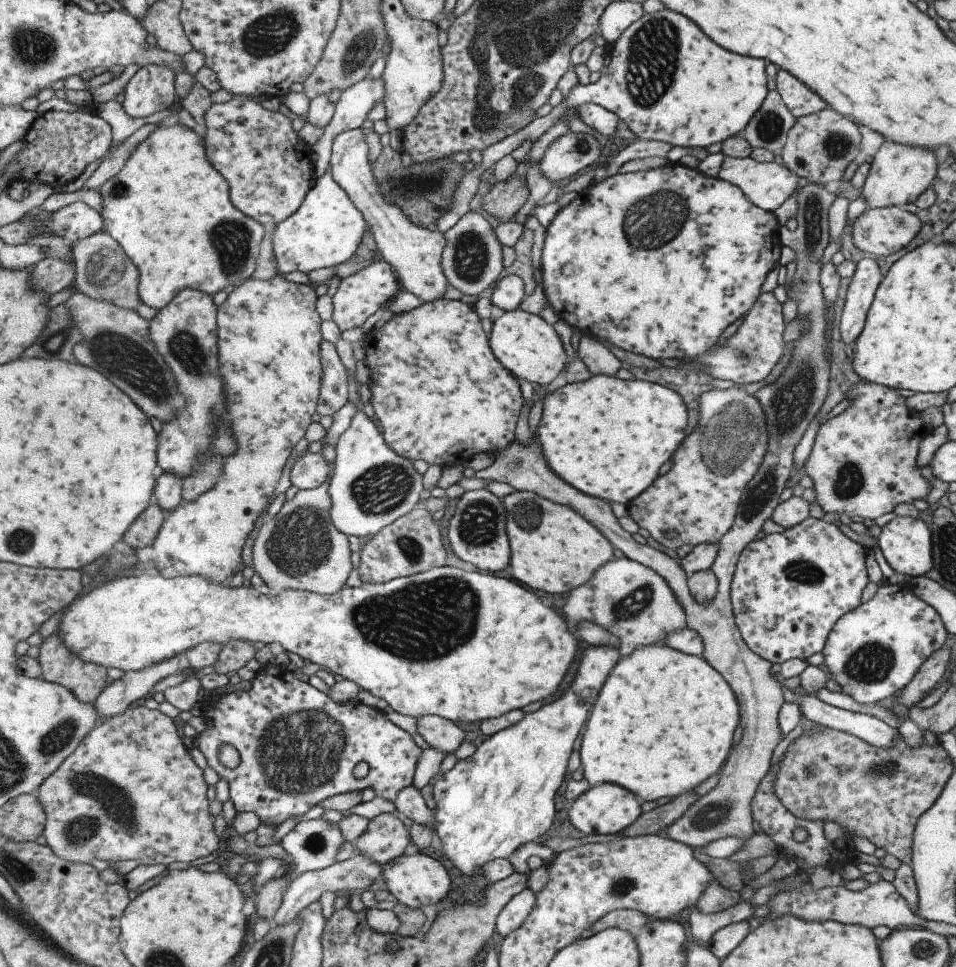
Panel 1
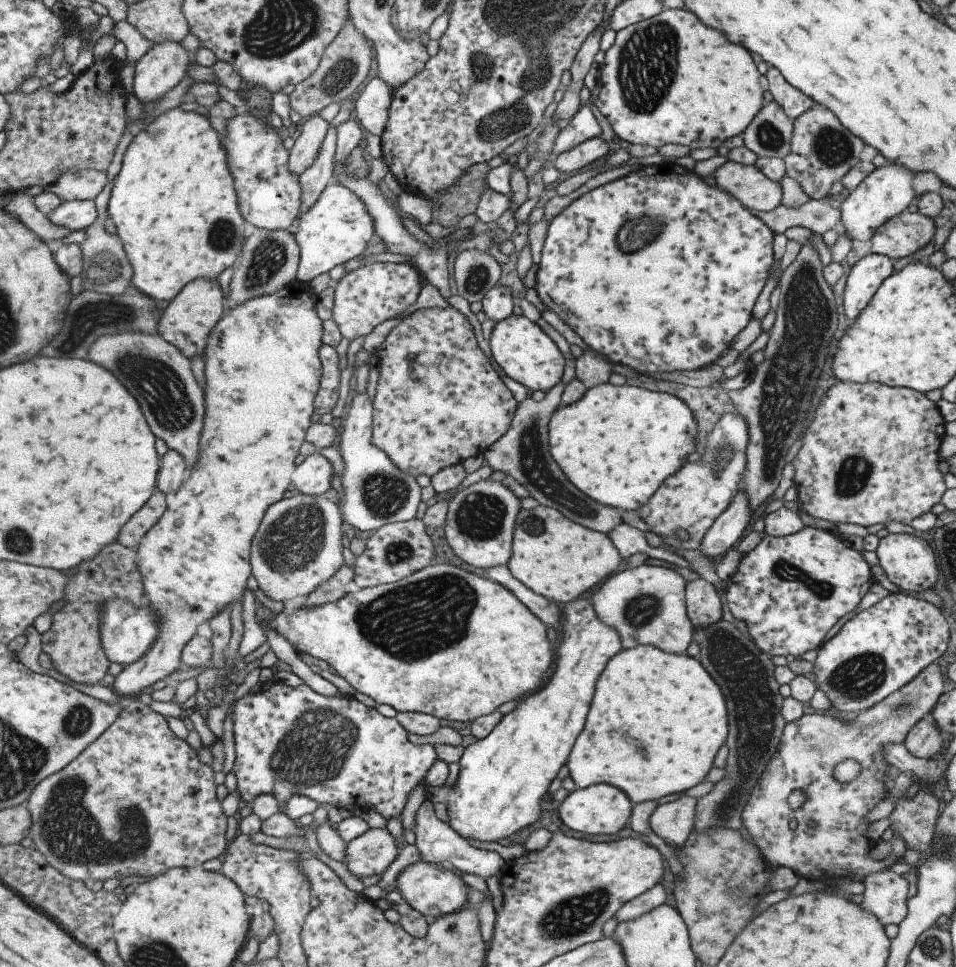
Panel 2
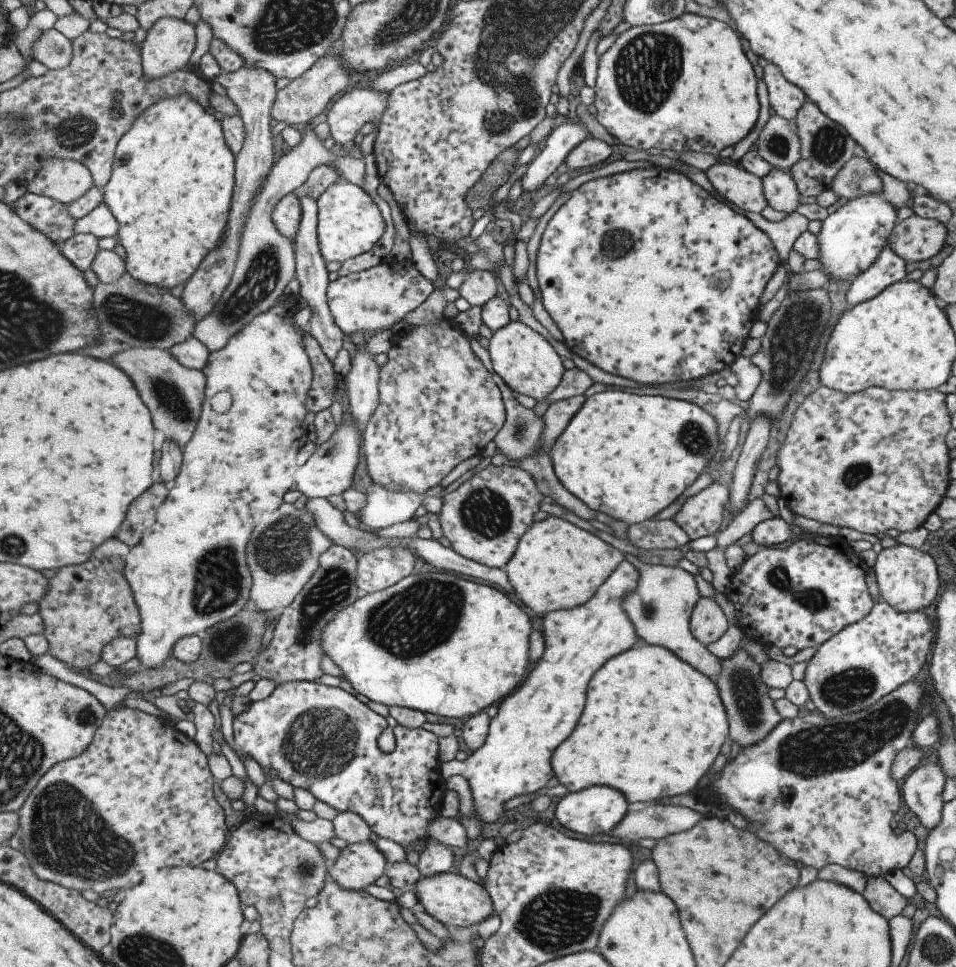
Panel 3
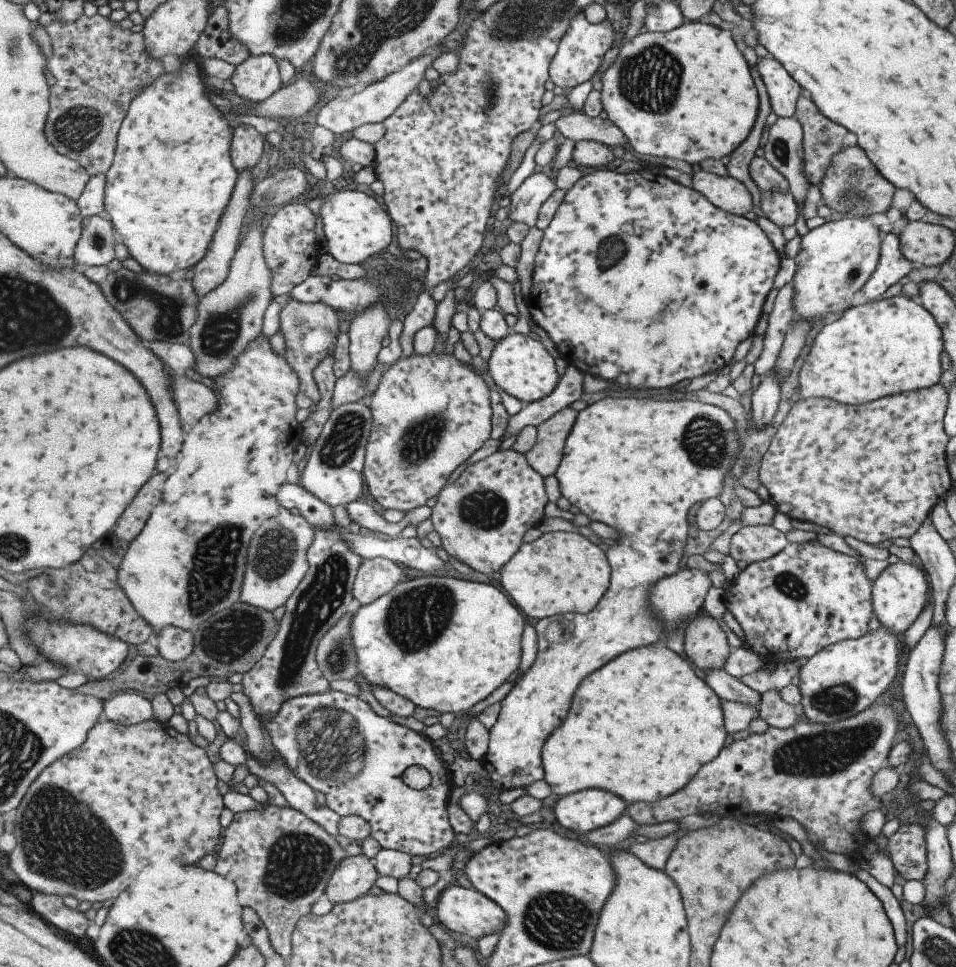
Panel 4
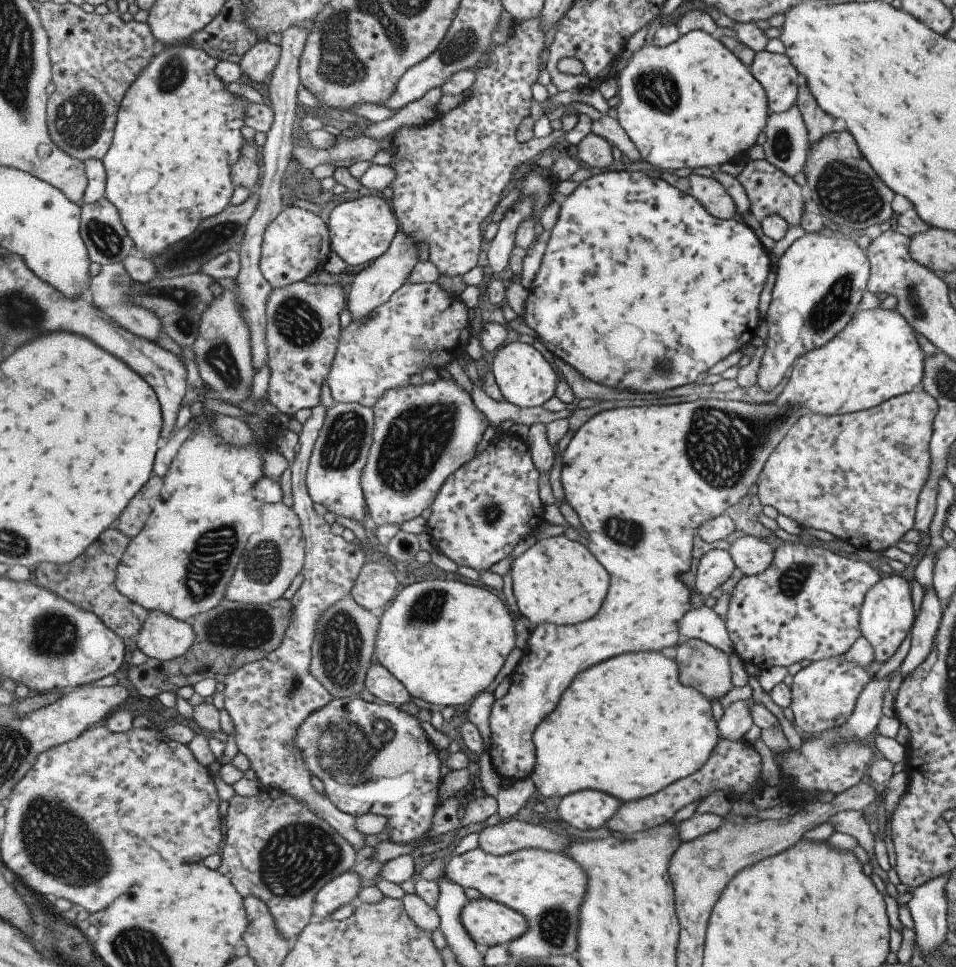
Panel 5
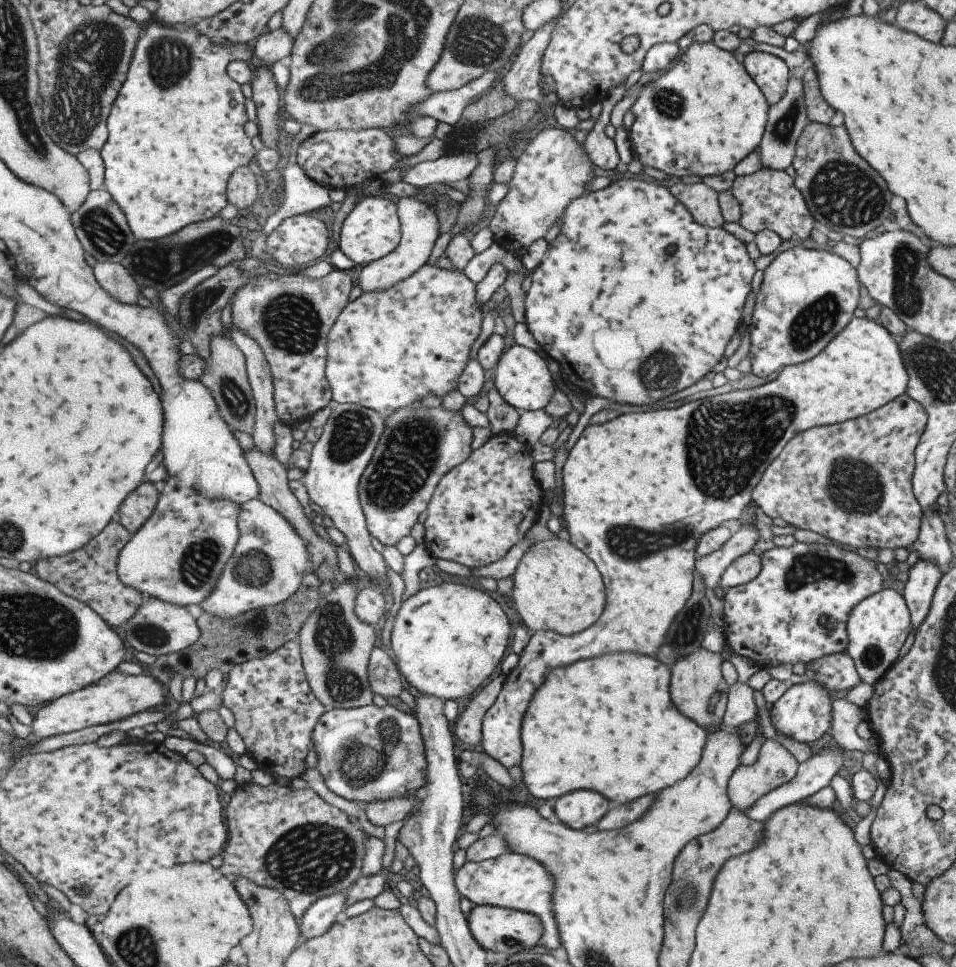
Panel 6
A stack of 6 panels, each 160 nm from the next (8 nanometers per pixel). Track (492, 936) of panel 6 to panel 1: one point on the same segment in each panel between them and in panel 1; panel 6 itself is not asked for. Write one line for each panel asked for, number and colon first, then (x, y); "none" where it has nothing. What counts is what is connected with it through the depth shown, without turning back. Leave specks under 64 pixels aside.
1: (419, 880)
2: (431, 890)
3: (451, 899)
4: (461, 911)
5: (486, 922)

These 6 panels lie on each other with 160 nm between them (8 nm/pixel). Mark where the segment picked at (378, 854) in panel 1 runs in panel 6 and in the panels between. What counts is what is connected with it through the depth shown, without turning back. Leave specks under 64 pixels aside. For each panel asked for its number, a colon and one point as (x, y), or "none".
2: (369, 854)
3: (357, 866)
4: (353, 876)
5: (344, 889)
6: (319, 916)

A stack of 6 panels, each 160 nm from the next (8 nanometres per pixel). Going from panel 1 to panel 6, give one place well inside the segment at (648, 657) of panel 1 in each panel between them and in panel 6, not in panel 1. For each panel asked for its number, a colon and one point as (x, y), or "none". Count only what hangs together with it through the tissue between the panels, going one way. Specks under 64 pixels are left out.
2: (655, 720)
3: (651, 726)
4: (639, 727)
5: (625, 726)
6: (607, 724)

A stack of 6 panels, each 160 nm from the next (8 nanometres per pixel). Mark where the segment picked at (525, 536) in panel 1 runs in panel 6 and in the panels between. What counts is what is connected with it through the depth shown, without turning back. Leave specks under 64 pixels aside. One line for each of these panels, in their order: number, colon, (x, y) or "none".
2: (557, 559)
3: (556, 565)
4: (560, 572)
5: (555, 580)
6: (556, 588)

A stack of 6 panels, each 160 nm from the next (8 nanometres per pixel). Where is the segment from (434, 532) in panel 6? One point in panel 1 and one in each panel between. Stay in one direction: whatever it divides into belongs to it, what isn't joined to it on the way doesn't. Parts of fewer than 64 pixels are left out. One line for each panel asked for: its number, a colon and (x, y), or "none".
1: (476, 532)
2: (479, 522)
3: (482, 520)
4: (480, 518)
5: (488, 507)

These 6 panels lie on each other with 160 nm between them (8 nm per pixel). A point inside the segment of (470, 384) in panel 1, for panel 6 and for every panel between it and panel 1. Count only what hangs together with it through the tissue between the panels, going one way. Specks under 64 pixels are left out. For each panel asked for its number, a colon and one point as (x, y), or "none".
2: (437, 401)
3: (437, 405)
4: (429, 414)
5: (421, 434)
6: (417, 447)

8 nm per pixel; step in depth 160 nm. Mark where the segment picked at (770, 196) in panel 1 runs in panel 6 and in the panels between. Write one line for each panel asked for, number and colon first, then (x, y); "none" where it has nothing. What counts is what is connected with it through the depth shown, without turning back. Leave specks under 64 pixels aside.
2: (745, 183)
3: (742, 189)
4: (730, 196)
5: (709, 193)
6: (700, 201)

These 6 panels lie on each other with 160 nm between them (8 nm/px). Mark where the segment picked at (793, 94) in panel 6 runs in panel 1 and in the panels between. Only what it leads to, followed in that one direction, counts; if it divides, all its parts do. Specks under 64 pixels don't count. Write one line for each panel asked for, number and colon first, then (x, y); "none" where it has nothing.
1: (767, 129)
2: (768, 134)
3: (778, 143)
4: (783, 150)
5: (786, 143)

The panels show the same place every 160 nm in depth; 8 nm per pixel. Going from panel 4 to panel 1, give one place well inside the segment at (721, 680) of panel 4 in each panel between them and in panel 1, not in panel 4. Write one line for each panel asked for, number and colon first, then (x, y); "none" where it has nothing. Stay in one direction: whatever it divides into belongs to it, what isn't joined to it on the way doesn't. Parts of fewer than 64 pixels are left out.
1: (632, 602)
2: (646, 605)
3: (659, 607)

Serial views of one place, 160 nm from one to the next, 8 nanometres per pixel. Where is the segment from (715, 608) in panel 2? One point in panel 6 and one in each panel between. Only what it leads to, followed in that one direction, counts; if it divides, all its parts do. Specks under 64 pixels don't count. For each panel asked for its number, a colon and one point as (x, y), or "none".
3: (707, 623)
4: (704, 644)
5: (705, 668)
6: (696, 688)

